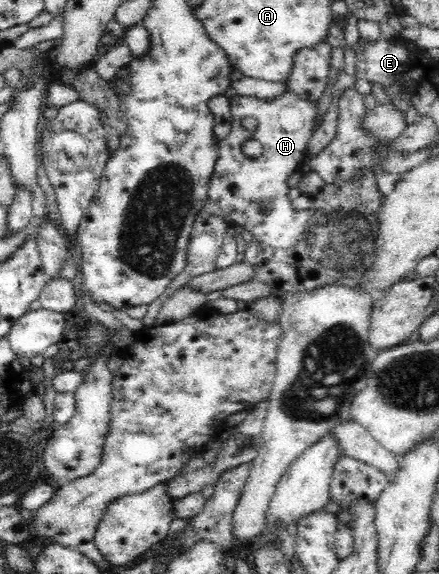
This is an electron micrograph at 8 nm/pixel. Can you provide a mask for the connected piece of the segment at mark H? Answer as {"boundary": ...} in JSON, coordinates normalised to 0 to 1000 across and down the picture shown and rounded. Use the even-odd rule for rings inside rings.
{"boundary":[[[649,159],[622,174],[540,164],[522,176],[528,225],[499,249],[499,277],[476,312],[474,343],[499,354],[524,390],[567,402],[604,429],[667,430],[686,416],[708,373],[702,366],[677,368],[667,361],[663,345],[654,341],[661,329],[654,312],[683,296],[699,274],[699,249],[722,225],[724,181],[665,159]],[[558,204],[585,207],[583,230],[556,225]],[[563,244],[590,244],[599,251],[601,261],[590,274],[572,275],[554,268],[551,254]]]}

